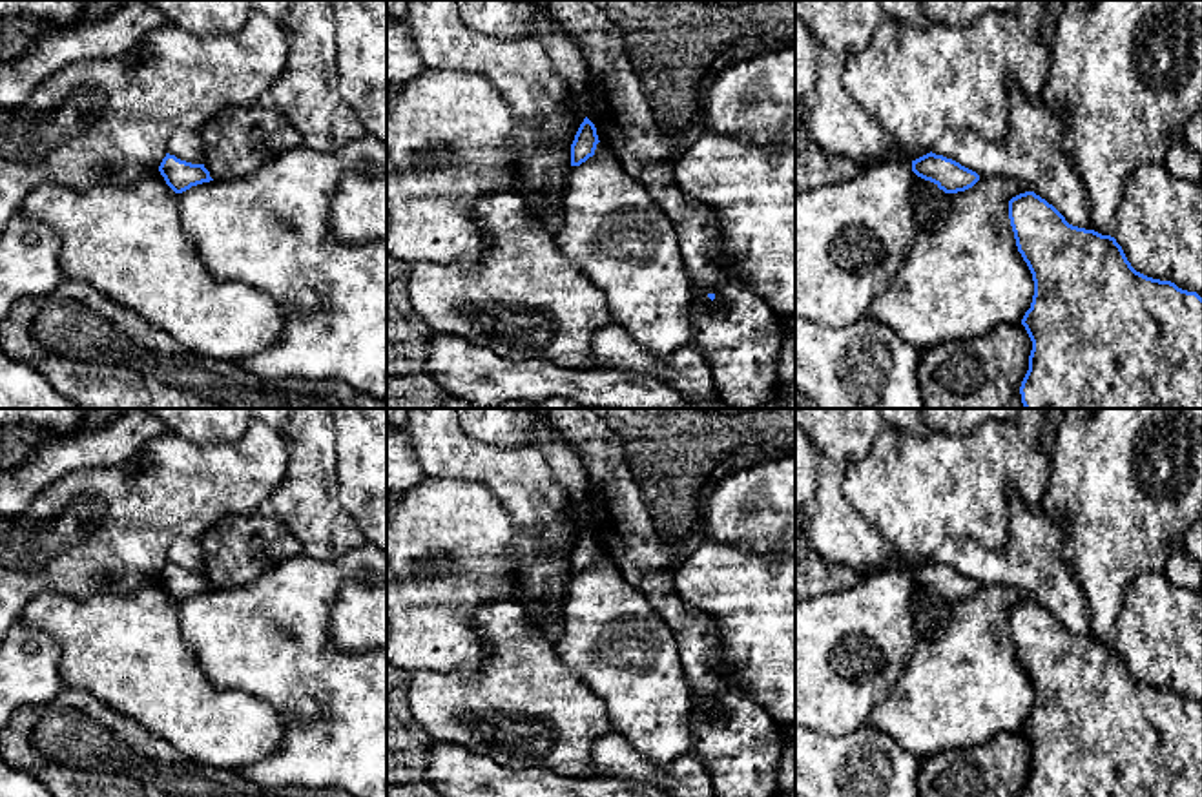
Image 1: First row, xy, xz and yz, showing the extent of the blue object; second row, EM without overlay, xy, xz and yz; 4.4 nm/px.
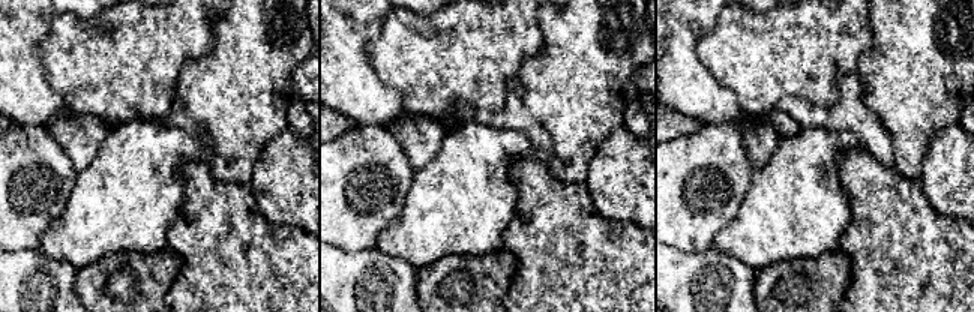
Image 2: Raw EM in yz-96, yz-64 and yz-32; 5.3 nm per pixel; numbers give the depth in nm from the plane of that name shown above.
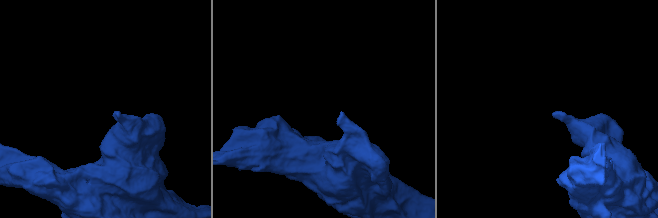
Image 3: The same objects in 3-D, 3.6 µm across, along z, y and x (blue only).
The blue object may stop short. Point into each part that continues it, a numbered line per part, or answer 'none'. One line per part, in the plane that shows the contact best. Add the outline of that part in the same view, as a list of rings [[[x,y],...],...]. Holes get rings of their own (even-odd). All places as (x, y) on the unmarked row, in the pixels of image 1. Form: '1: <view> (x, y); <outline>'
none

